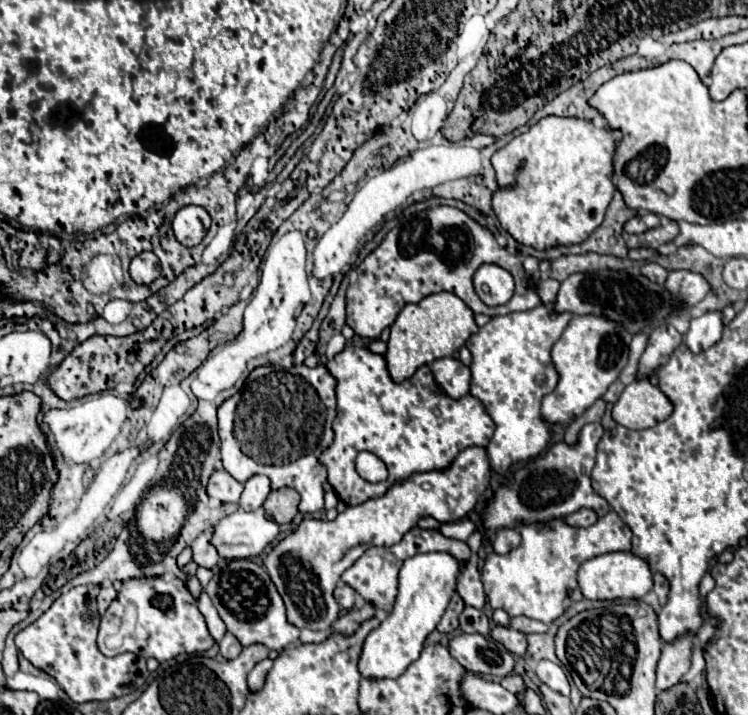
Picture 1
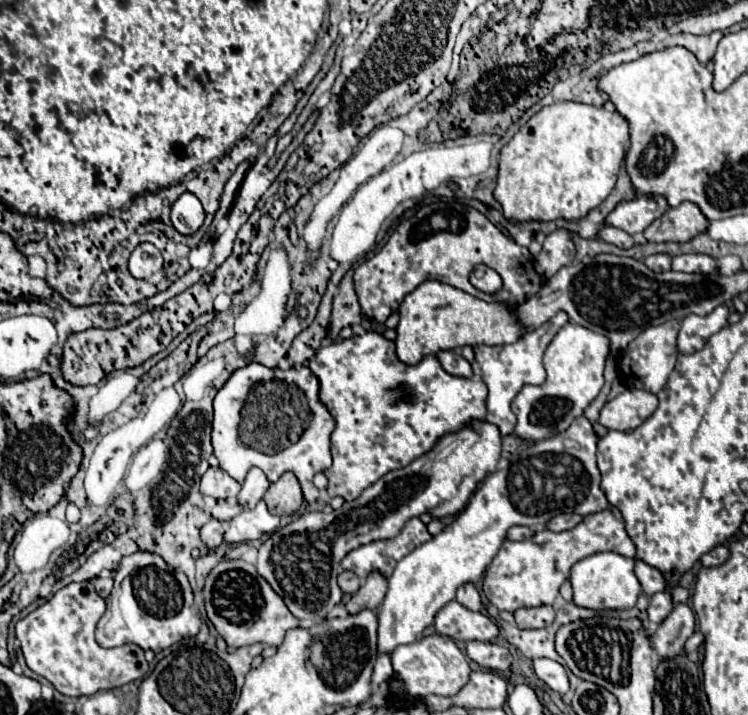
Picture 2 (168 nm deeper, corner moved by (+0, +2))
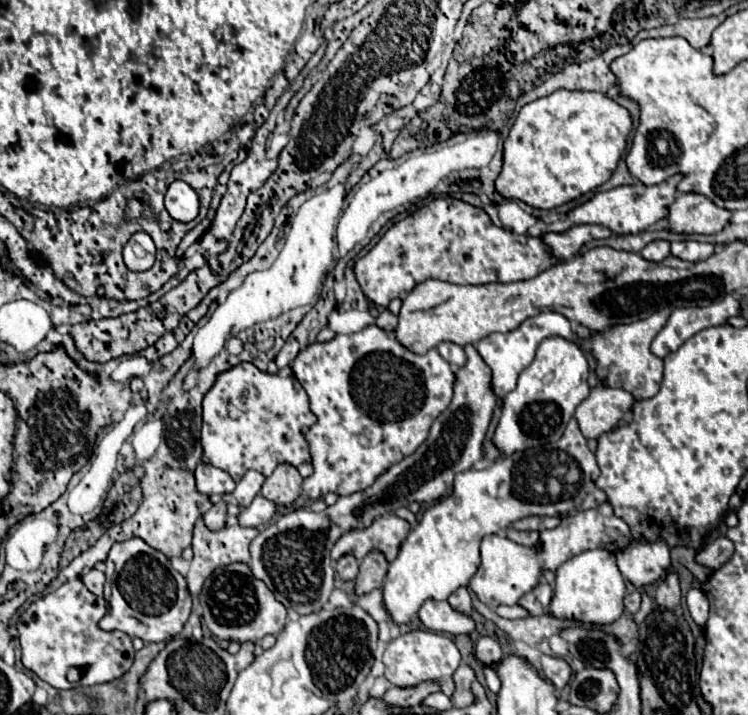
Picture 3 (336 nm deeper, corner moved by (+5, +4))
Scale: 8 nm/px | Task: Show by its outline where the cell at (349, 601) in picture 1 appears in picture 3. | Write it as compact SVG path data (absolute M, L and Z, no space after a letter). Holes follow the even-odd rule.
M345 555L343 559L337 561L335 571L341 577L341 581L351 581L351 579L355 579L355 575L359 571L359 563L357 563L357 559L353 555Z

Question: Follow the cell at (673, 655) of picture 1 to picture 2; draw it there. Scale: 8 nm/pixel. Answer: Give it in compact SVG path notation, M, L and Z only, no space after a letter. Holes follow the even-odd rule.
M676 603L670 615L660 623L654 645L660 659L672 659L684 649L686 639L694 633L694 613L686 603Z

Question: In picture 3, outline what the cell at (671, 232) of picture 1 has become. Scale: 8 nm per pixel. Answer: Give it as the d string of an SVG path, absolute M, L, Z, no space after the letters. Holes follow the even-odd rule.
M677 193L675 203L669 207L667 221L671 233L719 233L729 223L731 211L715 207L707 197L695 193Z

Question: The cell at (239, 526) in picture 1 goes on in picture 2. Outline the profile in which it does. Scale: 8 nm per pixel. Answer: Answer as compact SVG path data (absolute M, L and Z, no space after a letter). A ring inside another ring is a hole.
M260 501L254 509L242 511L238 517L234 517L228 523L224 541L226 543L242 543L242 541L254 541L262 535L270 535L278 529L280 519L272 515L264 501Z

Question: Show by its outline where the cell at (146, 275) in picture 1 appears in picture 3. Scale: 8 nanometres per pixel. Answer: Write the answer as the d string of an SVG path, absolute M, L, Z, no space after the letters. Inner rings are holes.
M135 233L123 247L123 259L131 271L147 271L155 263L155 243L147 233Z

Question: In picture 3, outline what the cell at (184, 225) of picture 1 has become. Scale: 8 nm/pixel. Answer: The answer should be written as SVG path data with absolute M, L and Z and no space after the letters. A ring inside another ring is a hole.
M173 181L165 193L165 209L175 221L189 223L199 213L199 197L185 181Z

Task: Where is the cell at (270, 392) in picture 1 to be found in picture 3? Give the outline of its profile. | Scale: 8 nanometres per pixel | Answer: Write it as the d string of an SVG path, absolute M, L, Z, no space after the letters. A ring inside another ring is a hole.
M239 363L223 371L203 399L203 429L201 429L203 455L209 459L211 465L215 465L221 471L227 471L235 483L249 469L255 469L265 477L269 477L273 469L281 463L289 463L293 467L299 467L301 463L311 463L311 453L309 453L305 433L315 423L317 423L317 417L309 409L307 393L293 375L287 375L287 377L279 373L271 375L271 373L259 371L253 363Z

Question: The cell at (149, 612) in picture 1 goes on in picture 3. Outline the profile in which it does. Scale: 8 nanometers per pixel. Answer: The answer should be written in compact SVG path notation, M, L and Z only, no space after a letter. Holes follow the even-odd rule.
M133 537L129 541L115 543L105 561L105 577L111 585L111 597L107 615L99 621L103 631L123 631L129 637L139 637L145 643L167 641L183 631L191 613L191 595L185 579L173 569L169 559L149 547L143 539Z

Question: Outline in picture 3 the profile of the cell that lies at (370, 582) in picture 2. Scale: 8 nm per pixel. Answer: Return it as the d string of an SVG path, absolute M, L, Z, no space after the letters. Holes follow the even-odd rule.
M377 551L367 555L367 559L363 559L359 565L359 575L355 579L355 593L361 597L375 589L381 589L383 579L387 575L387 567L389 563Z

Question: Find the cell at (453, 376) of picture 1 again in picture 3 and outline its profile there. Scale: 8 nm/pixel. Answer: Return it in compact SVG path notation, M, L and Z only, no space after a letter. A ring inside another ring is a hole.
M439 343L437 351L439 351L439 355L441 355L445 361L449 361L449 363L455 365L455 367L463 367L463 365L467 363L467 357L465 357L465 353L463 353L463 347L459 347L459 345L455 345L455 343Z

